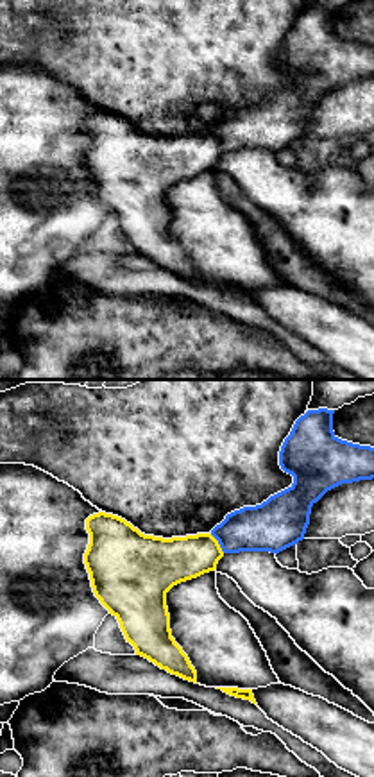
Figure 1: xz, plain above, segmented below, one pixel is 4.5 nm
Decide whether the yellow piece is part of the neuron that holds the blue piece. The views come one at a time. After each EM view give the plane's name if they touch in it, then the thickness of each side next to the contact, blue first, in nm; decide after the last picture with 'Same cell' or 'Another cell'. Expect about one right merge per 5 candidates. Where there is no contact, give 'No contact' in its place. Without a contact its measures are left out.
Touches blue in xz. Thickness 220 nm (blue) against 220 nm

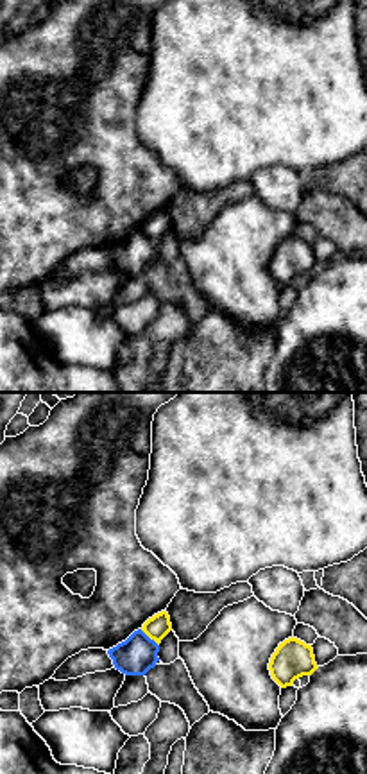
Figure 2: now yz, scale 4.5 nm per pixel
Touches blue in yz. Thickness 170 nm (blue) against 110 nm

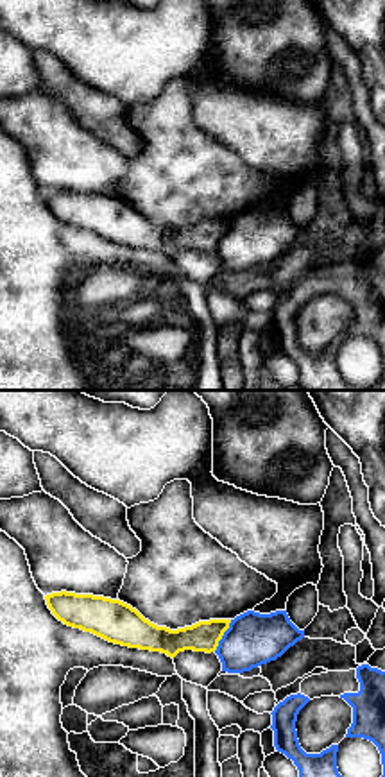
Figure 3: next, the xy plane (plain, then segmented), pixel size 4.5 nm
Touches blue in xy. Thickness 240 nm (blue) against 140 nm

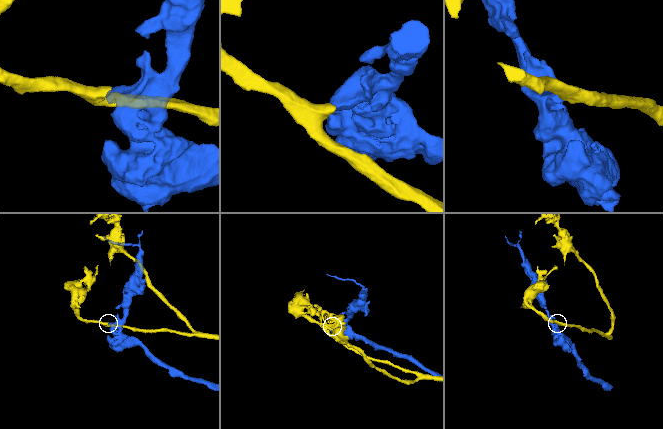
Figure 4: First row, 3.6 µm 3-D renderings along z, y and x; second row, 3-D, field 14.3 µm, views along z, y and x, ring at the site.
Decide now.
Another cell

